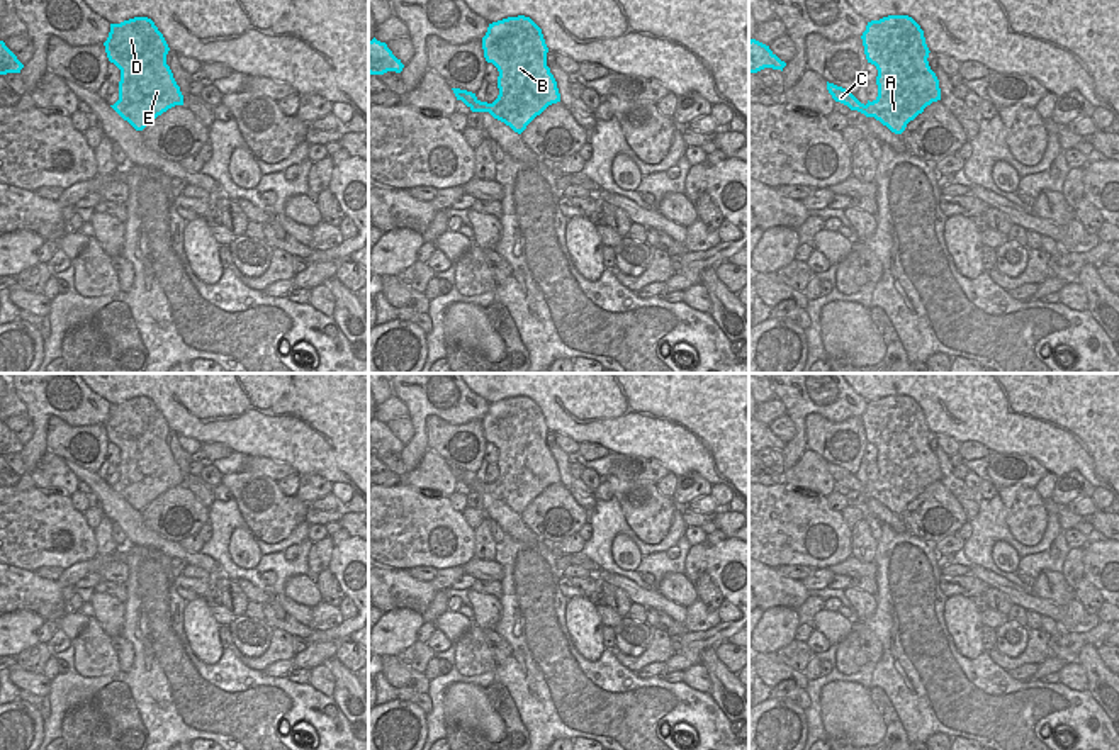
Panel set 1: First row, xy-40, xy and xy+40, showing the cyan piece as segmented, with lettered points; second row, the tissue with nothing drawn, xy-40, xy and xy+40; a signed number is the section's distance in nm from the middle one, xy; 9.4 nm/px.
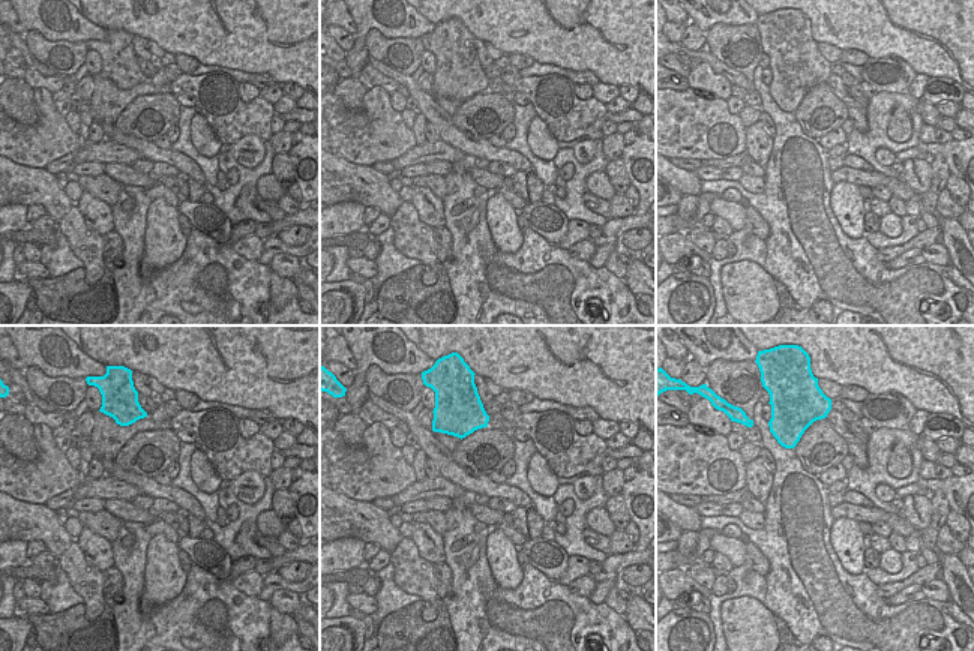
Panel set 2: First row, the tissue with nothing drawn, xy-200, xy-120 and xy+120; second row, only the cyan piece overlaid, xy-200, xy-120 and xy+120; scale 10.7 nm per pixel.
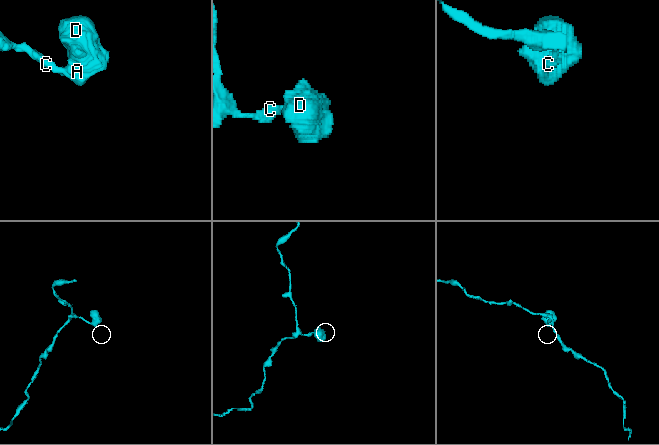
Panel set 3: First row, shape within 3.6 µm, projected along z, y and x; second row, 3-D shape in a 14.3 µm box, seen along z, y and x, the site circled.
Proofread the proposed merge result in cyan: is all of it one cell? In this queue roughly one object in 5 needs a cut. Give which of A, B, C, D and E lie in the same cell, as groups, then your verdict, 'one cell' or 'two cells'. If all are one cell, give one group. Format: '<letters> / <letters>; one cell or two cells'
A B C D E; one cell

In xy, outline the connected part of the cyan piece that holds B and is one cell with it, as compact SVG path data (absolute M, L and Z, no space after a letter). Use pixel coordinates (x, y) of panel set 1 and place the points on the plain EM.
M530 397L489 404L482 429L486 441L499 451L499 475L487 484L472 472L452 468L472 492L489 492L521 514L548 485L560 482L557 462L547 446L548 428L542 409Z

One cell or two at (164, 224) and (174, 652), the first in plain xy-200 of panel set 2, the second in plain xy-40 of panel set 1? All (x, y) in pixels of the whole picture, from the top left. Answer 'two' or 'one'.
two

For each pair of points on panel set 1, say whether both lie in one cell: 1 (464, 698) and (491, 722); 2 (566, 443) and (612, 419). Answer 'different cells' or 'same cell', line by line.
1: same cell
2: different cells

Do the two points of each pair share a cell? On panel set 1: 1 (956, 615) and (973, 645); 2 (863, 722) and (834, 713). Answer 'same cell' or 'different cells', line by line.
1: same cell
2: same cell

